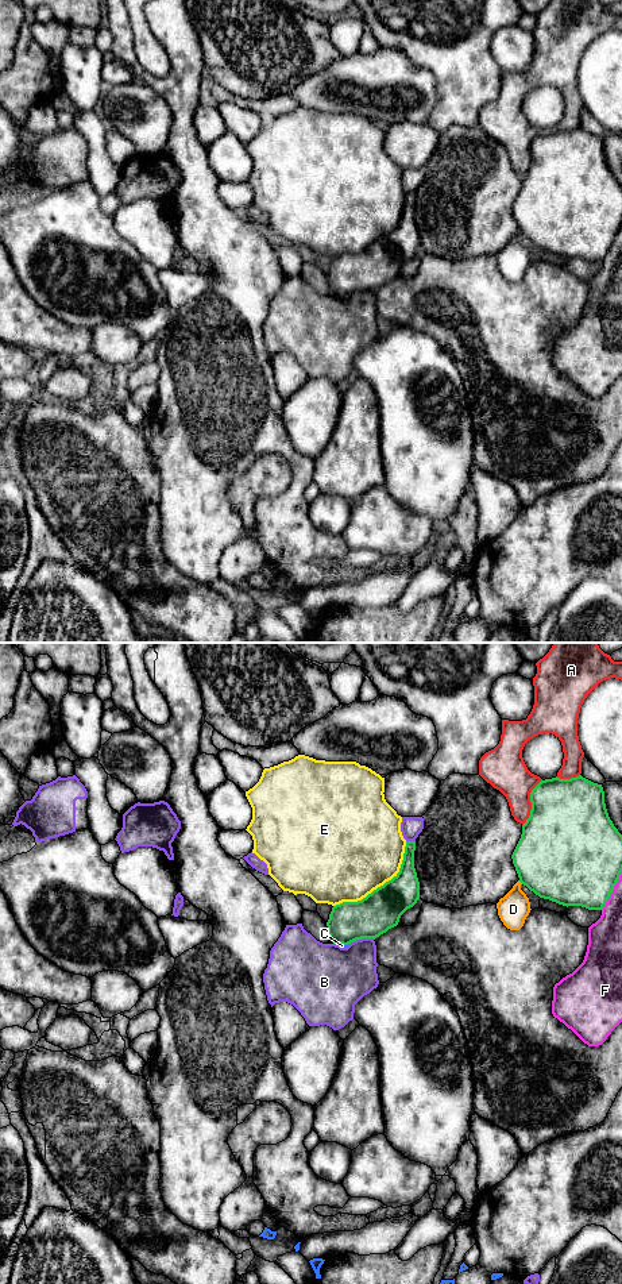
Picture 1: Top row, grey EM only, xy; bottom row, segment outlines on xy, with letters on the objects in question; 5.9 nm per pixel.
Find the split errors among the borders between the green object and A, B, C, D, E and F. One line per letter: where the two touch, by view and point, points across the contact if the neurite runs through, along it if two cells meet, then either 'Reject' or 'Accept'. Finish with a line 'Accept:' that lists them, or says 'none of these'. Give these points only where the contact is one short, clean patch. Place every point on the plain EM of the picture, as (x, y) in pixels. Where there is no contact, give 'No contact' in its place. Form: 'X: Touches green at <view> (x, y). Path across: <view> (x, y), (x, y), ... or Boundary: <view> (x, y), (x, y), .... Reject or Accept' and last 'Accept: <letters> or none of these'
A: Touches green at xy (530, 153). Reject
B: Touches green at xy (362, 289). Reject
C: Touches green at xy (343, 296). Boundary: xy (348, 295), (339, 296). Reject
D: Touches green at xy (521, 234). Reject
E: Touches green at xy (381, 238). Reject
F: Touches green at xy (613, 241). Reject
Accept: none of these

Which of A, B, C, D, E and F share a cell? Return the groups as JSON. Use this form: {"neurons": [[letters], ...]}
{"neurons": [["A"], ["B"], ["C"], ["D"], ["E"], ["F"]]}

